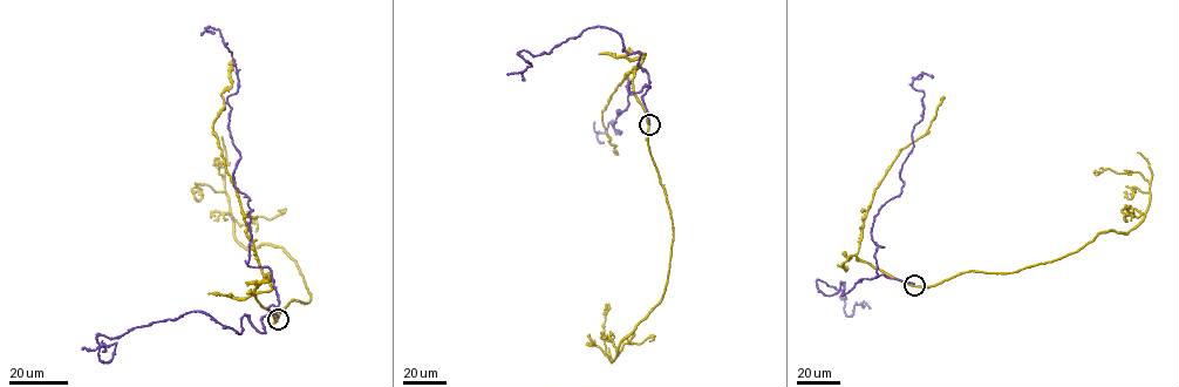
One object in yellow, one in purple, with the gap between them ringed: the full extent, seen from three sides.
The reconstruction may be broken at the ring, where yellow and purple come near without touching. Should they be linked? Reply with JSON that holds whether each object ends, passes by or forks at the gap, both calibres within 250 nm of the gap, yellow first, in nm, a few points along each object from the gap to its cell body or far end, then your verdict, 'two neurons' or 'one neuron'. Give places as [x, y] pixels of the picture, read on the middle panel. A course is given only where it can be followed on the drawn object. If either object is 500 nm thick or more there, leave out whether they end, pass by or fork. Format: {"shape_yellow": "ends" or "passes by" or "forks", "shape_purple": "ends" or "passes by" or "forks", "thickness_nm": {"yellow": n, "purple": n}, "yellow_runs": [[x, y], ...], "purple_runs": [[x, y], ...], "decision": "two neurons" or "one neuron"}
{"shape_yellow": "passes by", "shape_purple": "ends", "thickness_nm": {"yellow": 240, "purple": 200}, "yellow_runs": [[648, 124], [649, 153], [670, 218], [670, 256], [660, 300], [613, 360], [604, 340], [605, 304]], "purple_runs": [[649, 124], [649, 87], [631, 94], [628, 81], [612, 124], [621, 133], [611, 122], [595, 133], [594, 122]], "decision": "two neurons"}

